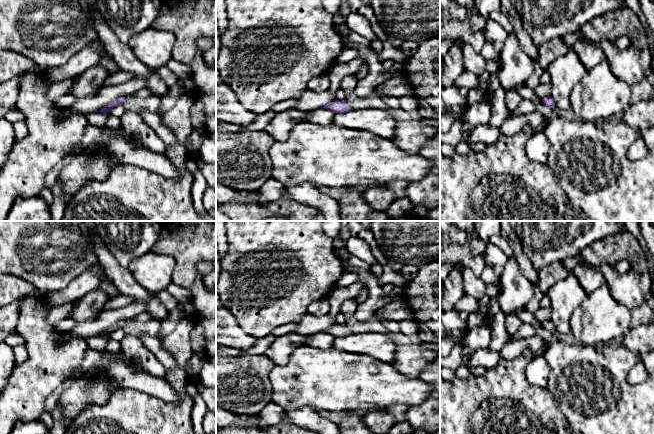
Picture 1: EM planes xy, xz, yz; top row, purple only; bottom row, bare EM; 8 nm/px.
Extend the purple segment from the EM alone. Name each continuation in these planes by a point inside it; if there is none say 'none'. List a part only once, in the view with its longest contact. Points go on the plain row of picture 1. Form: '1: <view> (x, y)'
1: xz (355, 326)

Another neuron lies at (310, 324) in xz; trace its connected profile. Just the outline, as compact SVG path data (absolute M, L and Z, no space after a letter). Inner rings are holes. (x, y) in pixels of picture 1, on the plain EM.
M307 314L303 320L298 323L297 328L293 331L293 333L308 335L323 332L336 324L336 320L333 319L329 314L321 317L315 317Z

